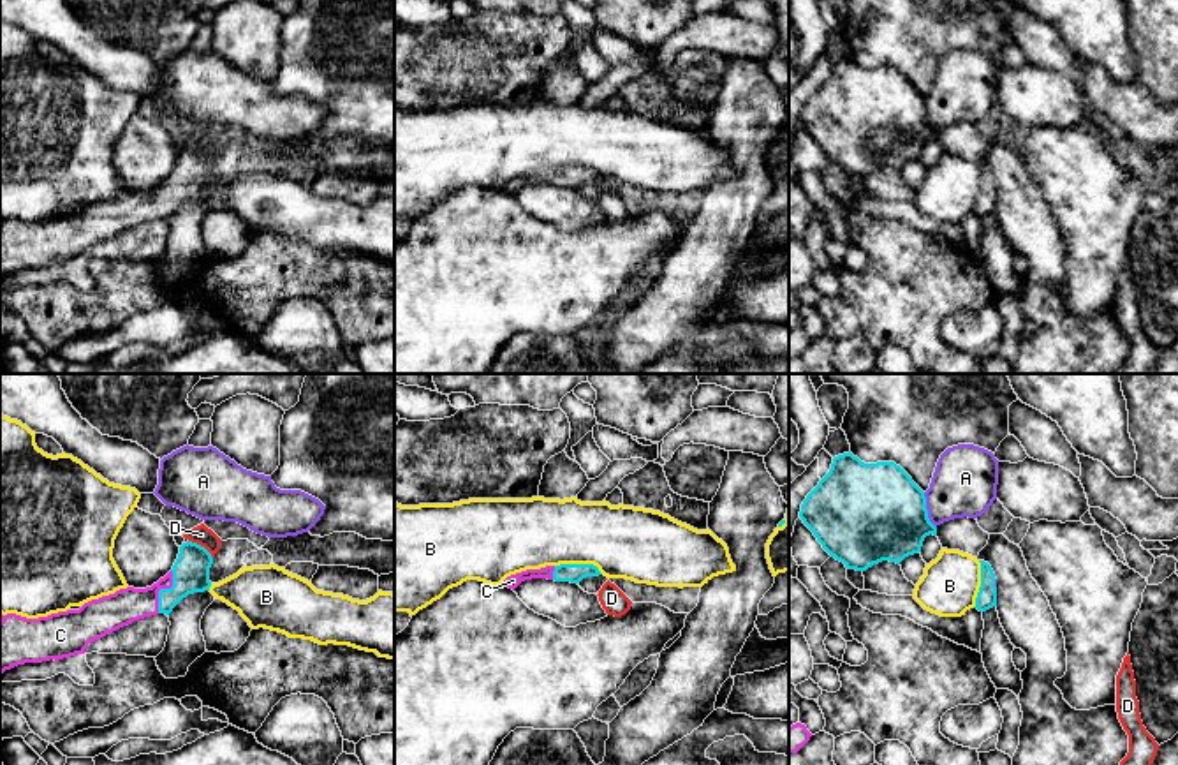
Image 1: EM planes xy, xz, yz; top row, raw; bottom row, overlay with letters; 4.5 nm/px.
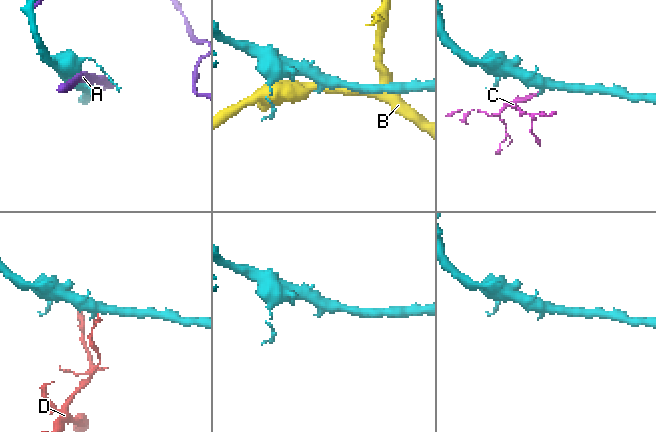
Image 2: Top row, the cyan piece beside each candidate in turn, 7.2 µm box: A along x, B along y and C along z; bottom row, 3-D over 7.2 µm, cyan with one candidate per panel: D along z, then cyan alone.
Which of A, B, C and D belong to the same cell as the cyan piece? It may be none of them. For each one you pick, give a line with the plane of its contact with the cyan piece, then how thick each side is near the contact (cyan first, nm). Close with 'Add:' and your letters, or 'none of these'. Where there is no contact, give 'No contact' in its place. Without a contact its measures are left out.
C: Touches cyan in xy. Thickness 180 nm (cyan) against 160 nm
Add: C

